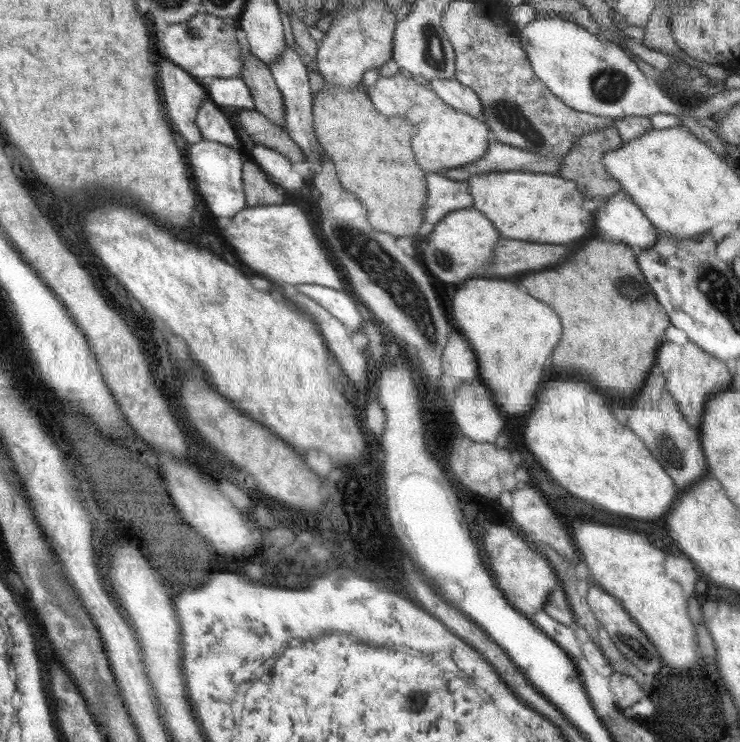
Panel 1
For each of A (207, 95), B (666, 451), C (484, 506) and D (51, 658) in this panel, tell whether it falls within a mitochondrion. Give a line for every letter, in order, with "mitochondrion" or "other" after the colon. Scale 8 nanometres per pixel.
A: other
B: mitochondrion
C: other
D: other

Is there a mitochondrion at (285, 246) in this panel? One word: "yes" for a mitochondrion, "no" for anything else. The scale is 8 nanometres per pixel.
no

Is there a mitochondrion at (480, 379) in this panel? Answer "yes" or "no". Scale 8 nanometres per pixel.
no

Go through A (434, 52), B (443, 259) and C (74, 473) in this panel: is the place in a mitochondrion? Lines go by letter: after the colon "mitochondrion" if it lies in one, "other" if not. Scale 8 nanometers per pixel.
A: mitochondrion
B: mitochondrion
C: other

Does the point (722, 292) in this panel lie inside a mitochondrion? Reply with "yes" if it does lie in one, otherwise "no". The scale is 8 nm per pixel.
yes

